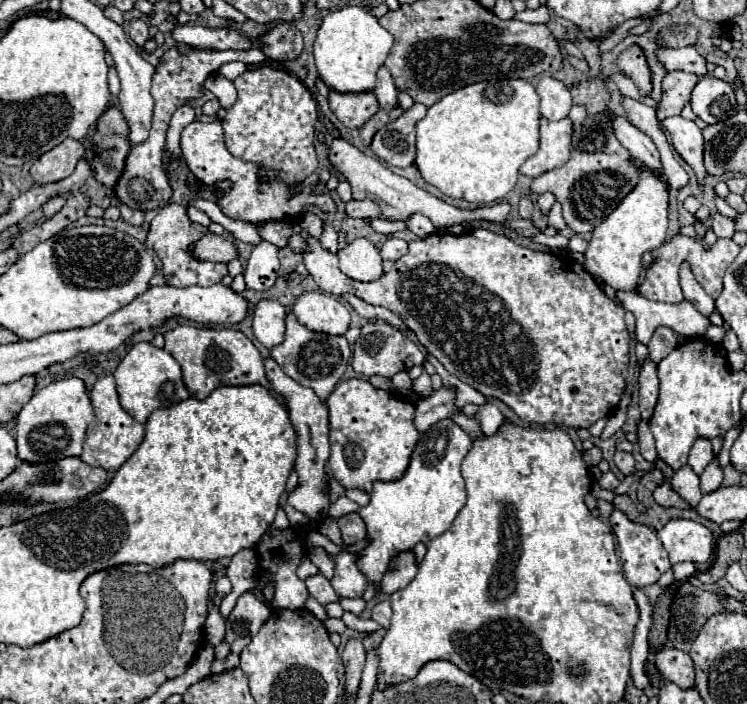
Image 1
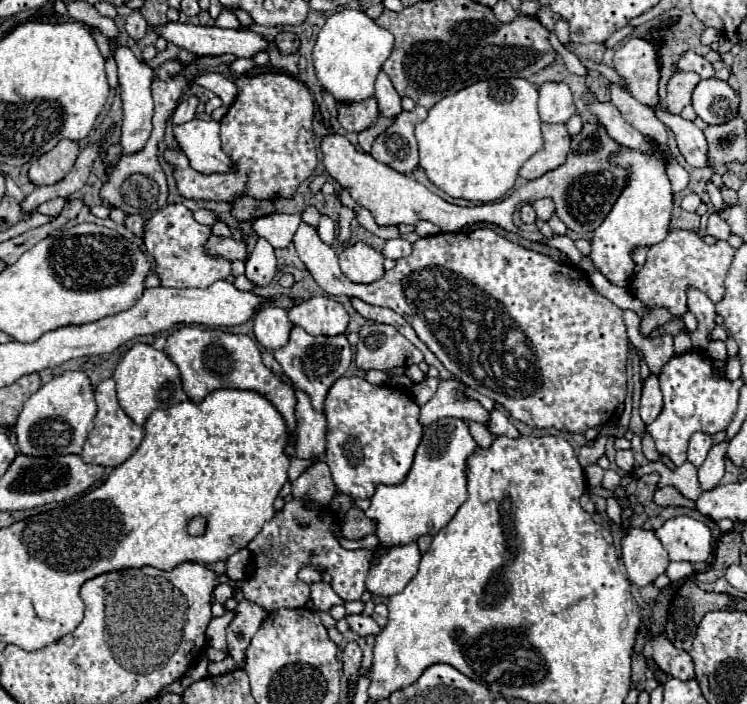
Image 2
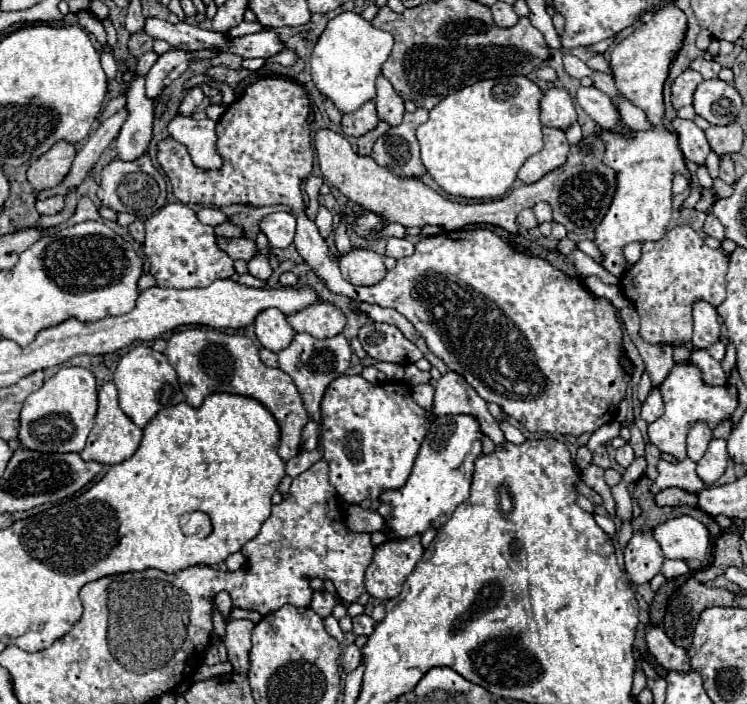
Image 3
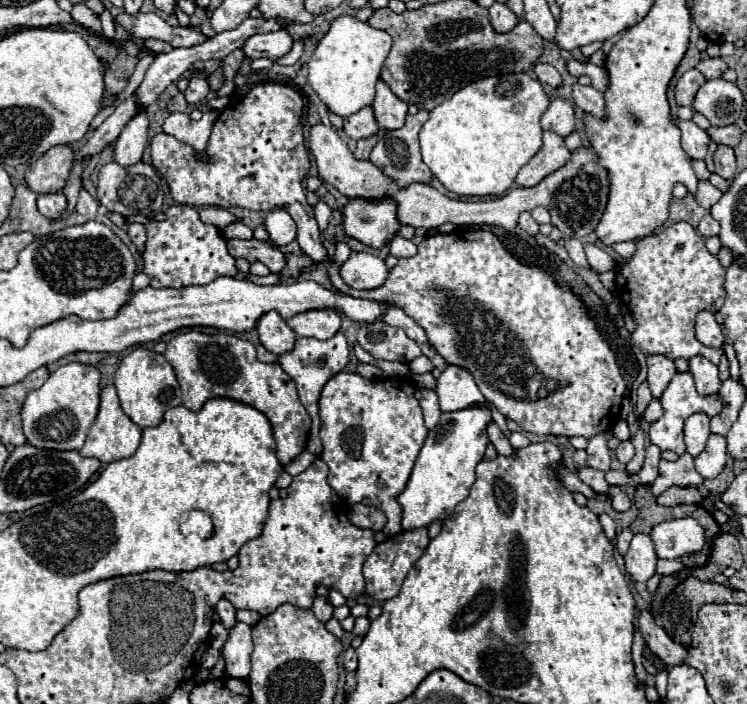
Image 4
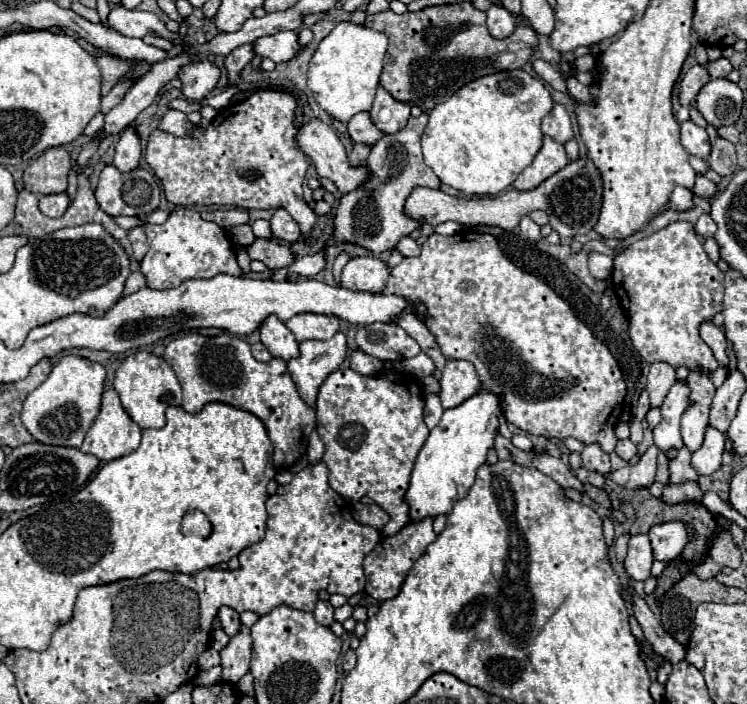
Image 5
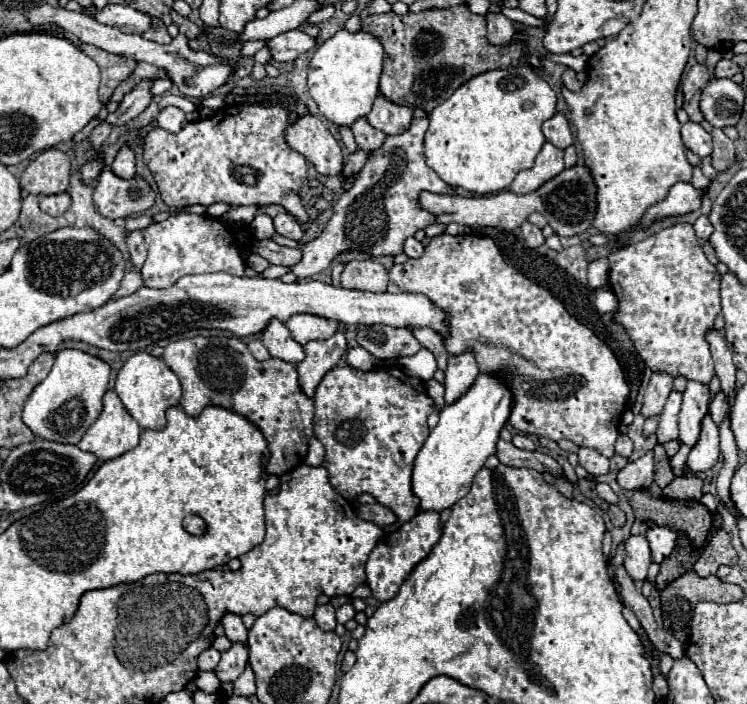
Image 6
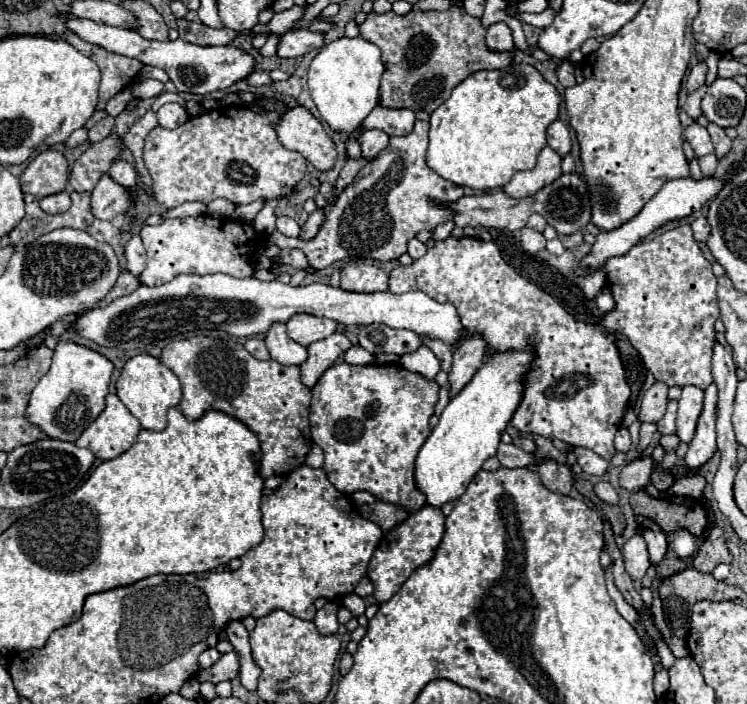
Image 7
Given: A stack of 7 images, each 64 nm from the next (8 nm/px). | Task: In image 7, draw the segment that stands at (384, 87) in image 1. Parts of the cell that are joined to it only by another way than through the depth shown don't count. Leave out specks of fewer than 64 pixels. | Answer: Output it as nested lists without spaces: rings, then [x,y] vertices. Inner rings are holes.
[[[378,104],[362,122],[362,130],[380,128],[388,136],[406,136],[408,132],[412,132],[414,122],[416,122],[416,118],[414,118],[412,110],[406,110],[406,108],[390,110],[390,108],[384,108]]]

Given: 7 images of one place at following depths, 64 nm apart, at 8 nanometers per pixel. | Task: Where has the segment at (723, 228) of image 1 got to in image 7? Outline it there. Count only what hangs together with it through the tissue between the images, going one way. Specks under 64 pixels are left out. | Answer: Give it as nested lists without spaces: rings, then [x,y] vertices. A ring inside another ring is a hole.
[[[704,216],[696,218],[690,226],[692,226],[692,232],[694,232],[694,240],[704,242],[704,240],[708,238],[708,234],[710,234],[710,224],[708,224],[708,220],[706,220]]]

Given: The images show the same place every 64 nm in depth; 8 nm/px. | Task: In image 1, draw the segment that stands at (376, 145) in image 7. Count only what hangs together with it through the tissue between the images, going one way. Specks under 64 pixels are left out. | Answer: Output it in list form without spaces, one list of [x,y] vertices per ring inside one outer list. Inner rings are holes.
[[[330,92],[330,110],[346,128],[362,128],[378,112],[378,100],[374,92],[340,94]]]

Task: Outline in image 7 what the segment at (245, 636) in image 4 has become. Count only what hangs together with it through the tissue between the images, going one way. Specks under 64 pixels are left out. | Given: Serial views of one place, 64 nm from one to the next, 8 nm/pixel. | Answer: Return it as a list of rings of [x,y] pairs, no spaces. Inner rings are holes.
[[[230,652],[230,654],[222,654],[222,658],[216,664],[212,664],[210,668],[200,670],[196,680],[218,684],[218,682],[224,682],[224,680],[234,680],[238,676],[238,670],[240,670],[238,654]]]

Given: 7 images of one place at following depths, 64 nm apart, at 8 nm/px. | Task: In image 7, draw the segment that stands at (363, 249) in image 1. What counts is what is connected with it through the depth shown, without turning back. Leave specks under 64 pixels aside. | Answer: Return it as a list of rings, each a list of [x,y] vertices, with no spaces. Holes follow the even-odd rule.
[[[348,262],[342,268],[342,288],[348,292],[388,290],[388,274],[374,264]]]

